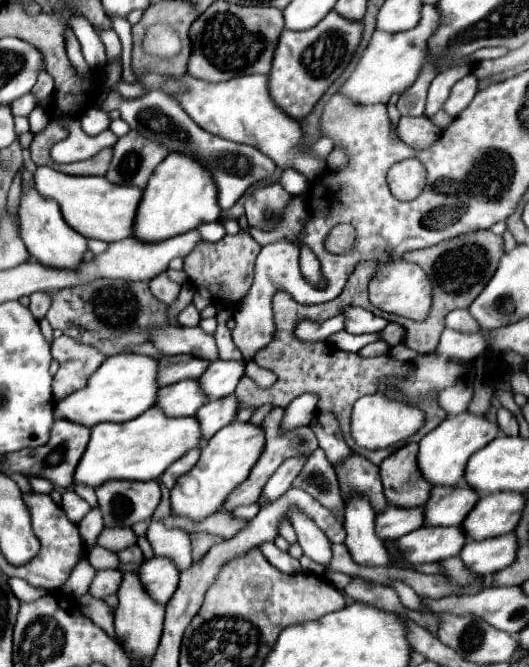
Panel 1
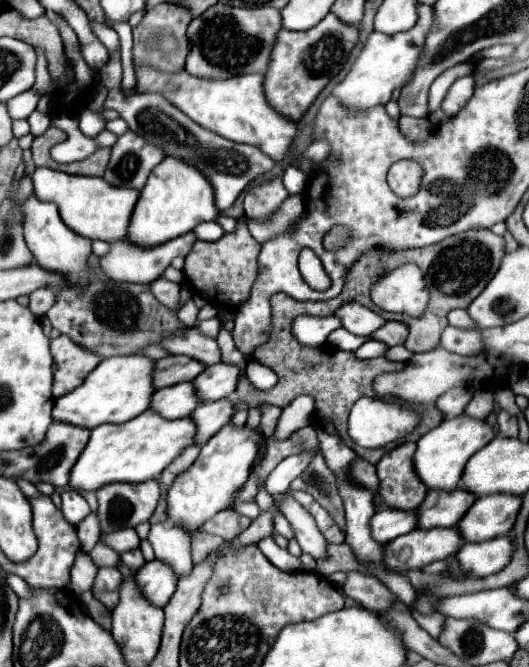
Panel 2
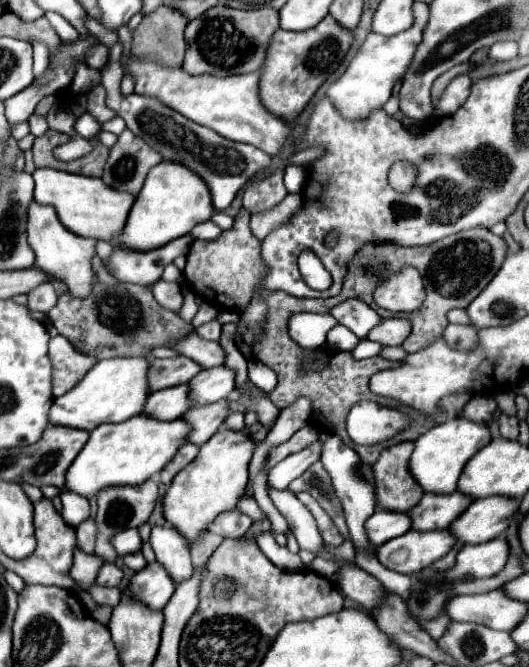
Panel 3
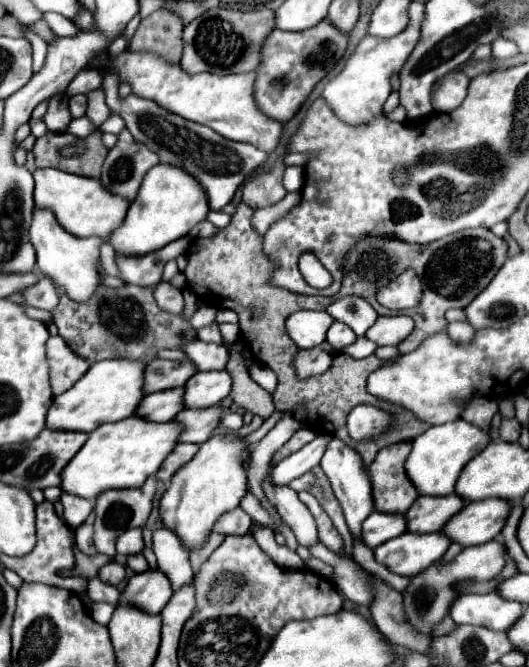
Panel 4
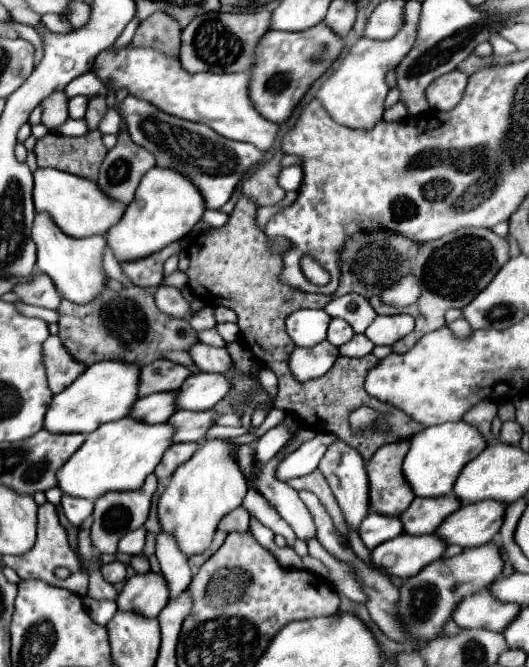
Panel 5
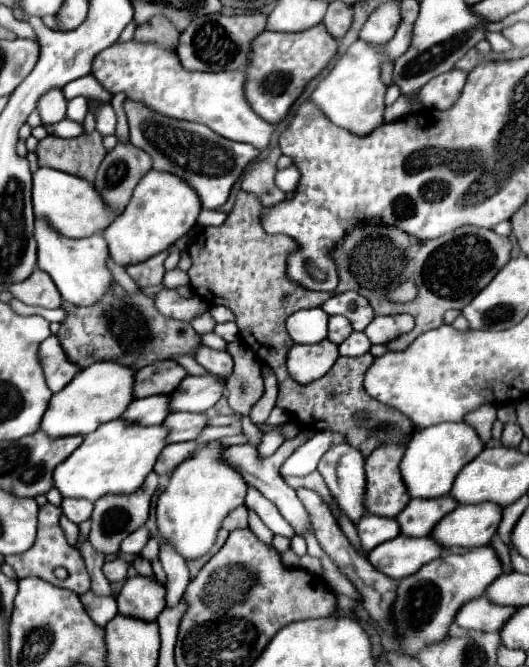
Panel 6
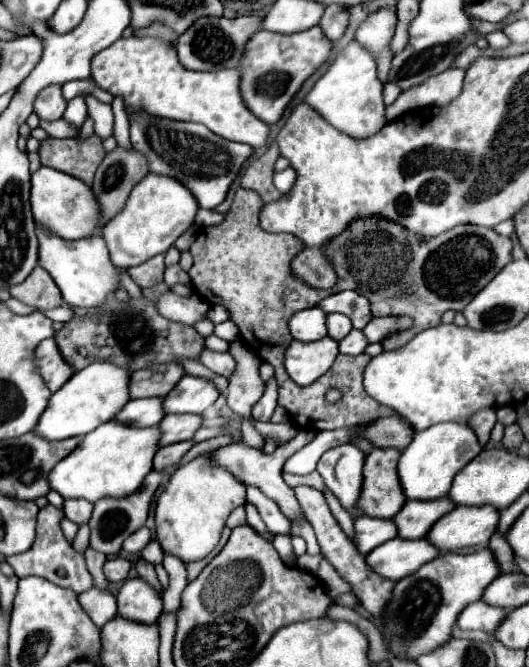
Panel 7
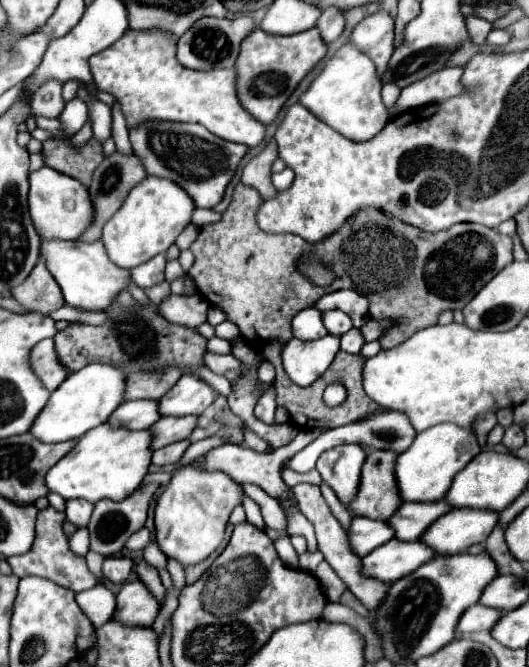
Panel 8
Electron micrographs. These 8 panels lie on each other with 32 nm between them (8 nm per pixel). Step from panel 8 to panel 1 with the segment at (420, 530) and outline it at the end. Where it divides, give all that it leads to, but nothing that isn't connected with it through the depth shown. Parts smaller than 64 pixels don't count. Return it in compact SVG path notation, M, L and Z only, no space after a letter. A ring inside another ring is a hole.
M468 484L436 486L424 506L424 526L456 526L476 506L480 494Z

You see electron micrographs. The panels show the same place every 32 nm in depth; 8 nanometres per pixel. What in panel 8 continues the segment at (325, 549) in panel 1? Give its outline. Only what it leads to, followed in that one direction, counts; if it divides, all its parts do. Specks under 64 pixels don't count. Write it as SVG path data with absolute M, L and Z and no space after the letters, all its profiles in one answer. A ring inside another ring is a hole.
M316 428L316 430L300 430L300 434L286 446L280 446L276 448L274 452L256 452L244 444L224 444L224 446L218 446L214 450L210 450L206 456L198 458L200 466L202 468L208 468L208 470L222 470L222 472L228 472L232 476L232 480L236 480L238 484L256 484L260 486L268 496L276 498L280 502L280 506L284 508L296 508L296 502L292 500L292 490L284 484L280 472L282 472L282 464L292 458L296 452L300 452L304 446L308 446L316 436L320 436L320 432L324 432L322 428Z

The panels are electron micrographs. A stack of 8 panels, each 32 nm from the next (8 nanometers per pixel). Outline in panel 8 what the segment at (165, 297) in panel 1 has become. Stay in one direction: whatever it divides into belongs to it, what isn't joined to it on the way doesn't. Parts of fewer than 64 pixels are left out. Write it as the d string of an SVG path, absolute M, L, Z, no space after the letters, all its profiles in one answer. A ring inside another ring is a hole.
M170 294L168 298L164 298L158 304L160 314L168 322L184 324L186 328L196 328L198 324L206 322L208 308L210 308L210 304L200 294L192 294L192 296L176 296L176 294Z

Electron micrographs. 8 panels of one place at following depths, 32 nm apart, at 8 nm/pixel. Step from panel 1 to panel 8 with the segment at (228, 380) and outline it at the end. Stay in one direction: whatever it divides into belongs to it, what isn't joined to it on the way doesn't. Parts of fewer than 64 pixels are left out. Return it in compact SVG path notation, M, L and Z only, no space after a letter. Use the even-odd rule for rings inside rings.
M184 374L176 386L166 392L160 398L160 414L162 416L200 416L214 400L216 400L216 390L206 384L204 380Z

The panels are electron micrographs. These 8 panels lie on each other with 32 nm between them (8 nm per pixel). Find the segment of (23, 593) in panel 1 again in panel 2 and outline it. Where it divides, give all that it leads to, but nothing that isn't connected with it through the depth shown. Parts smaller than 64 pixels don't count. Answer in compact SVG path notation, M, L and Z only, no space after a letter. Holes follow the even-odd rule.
M14 574L8 576L8 584L10 584L10 588L16 592L18 598L24 598L24 596L28 598L30 592L32 592L32 588L30 588L22 578L18 578L18 576L14 576Z

